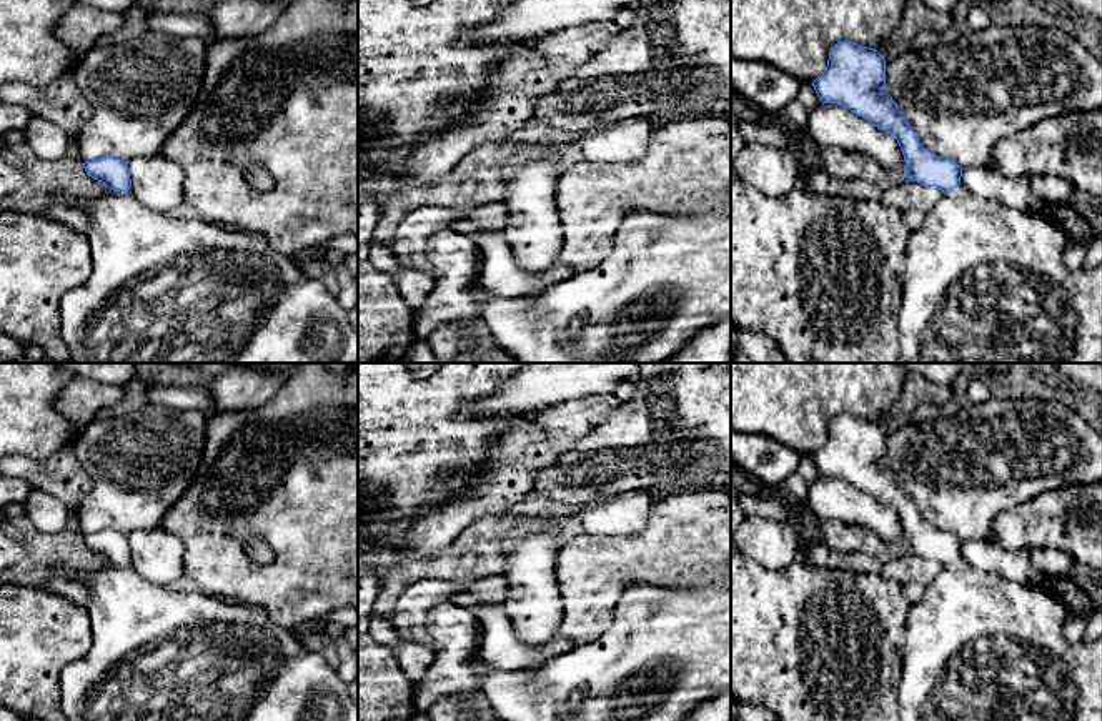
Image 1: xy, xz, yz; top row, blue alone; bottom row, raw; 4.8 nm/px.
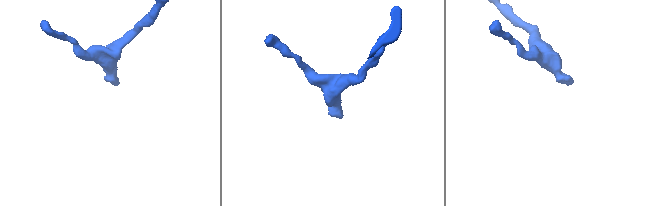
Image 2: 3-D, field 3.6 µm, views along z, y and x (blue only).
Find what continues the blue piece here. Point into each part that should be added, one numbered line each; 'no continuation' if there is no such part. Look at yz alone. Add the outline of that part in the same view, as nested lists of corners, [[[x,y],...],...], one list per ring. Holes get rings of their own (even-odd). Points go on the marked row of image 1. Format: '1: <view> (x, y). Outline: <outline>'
1: yz (984, 282). Outline: [[[962,185],[942,193],[924,223],[911,231],[904,256],[904,288],[896,316],[896,338],[906,363],[1102,363],[1102,263],[1072,271],[1064,265],[1069,246],[1060,228],[1040,211],[1025,211],[980,198]]]

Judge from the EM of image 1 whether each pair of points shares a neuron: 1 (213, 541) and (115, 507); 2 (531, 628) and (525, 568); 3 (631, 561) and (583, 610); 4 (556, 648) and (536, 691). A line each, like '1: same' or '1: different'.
1: different
2: same
3: same
4: different

